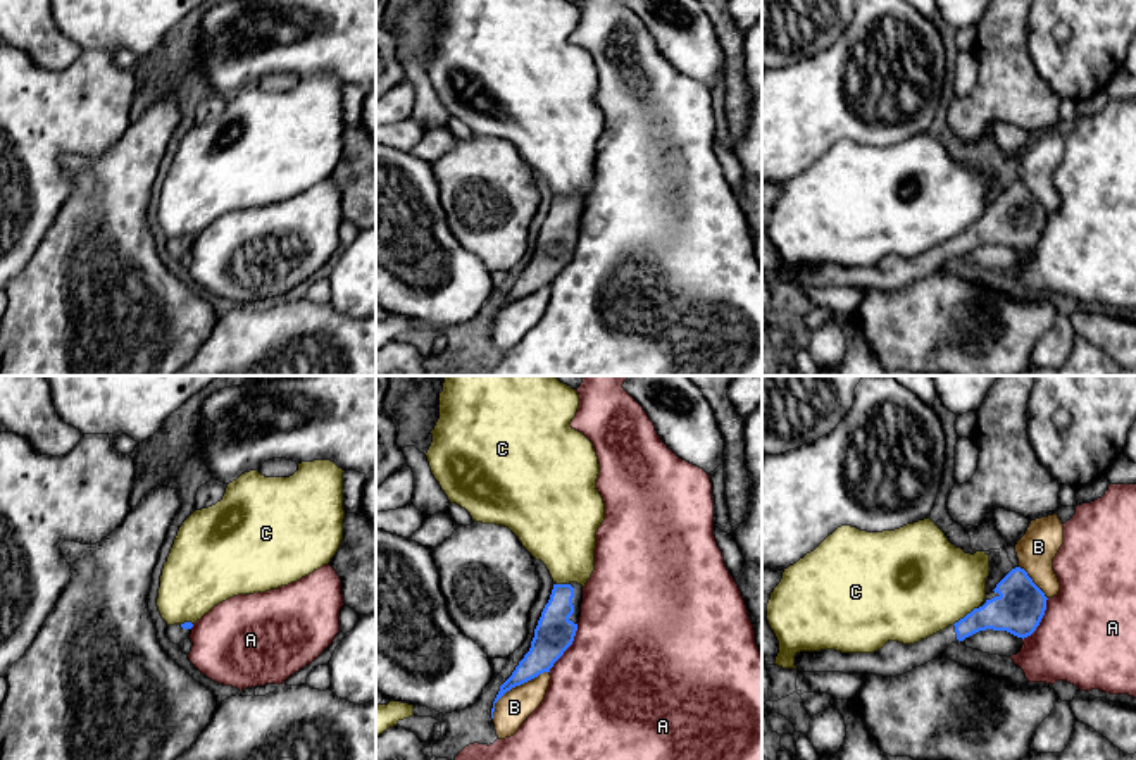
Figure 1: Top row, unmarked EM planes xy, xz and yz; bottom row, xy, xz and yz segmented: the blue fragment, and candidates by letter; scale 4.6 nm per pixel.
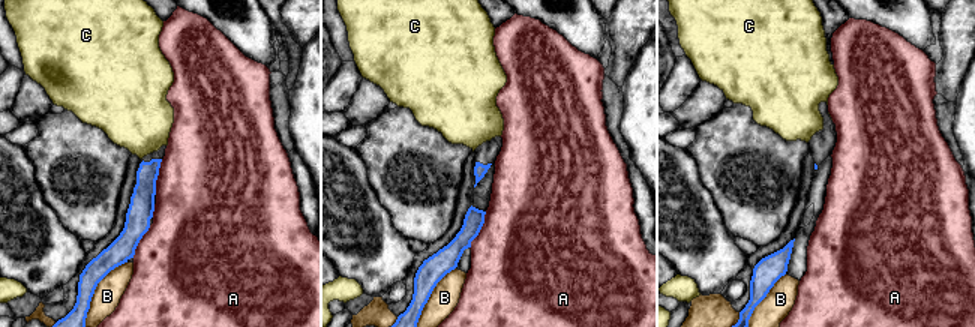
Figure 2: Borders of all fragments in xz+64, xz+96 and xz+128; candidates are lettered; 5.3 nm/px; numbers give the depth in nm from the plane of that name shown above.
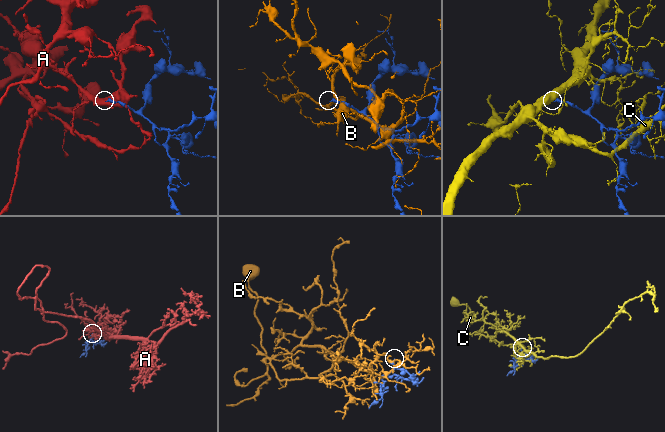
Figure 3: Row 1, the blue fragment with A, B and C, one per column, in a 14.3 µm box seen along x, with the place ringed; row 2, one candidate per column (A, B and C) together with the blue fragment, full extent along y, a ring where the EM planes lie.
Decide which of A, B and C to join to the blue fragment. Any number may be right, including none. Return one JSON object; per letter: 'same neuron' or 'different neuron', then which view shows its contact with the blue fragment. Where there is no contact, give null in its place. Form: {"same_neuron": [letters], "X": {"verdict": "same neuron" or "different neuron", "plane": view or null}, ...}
{"same_neuron": [], "A": {"verdict": "different neuron", "plane": "xz"}, "B": {"verdict": "different neuron", "plane": "xz"}, "C": {"verdict": "different neuron", "plane": "yz"}}

